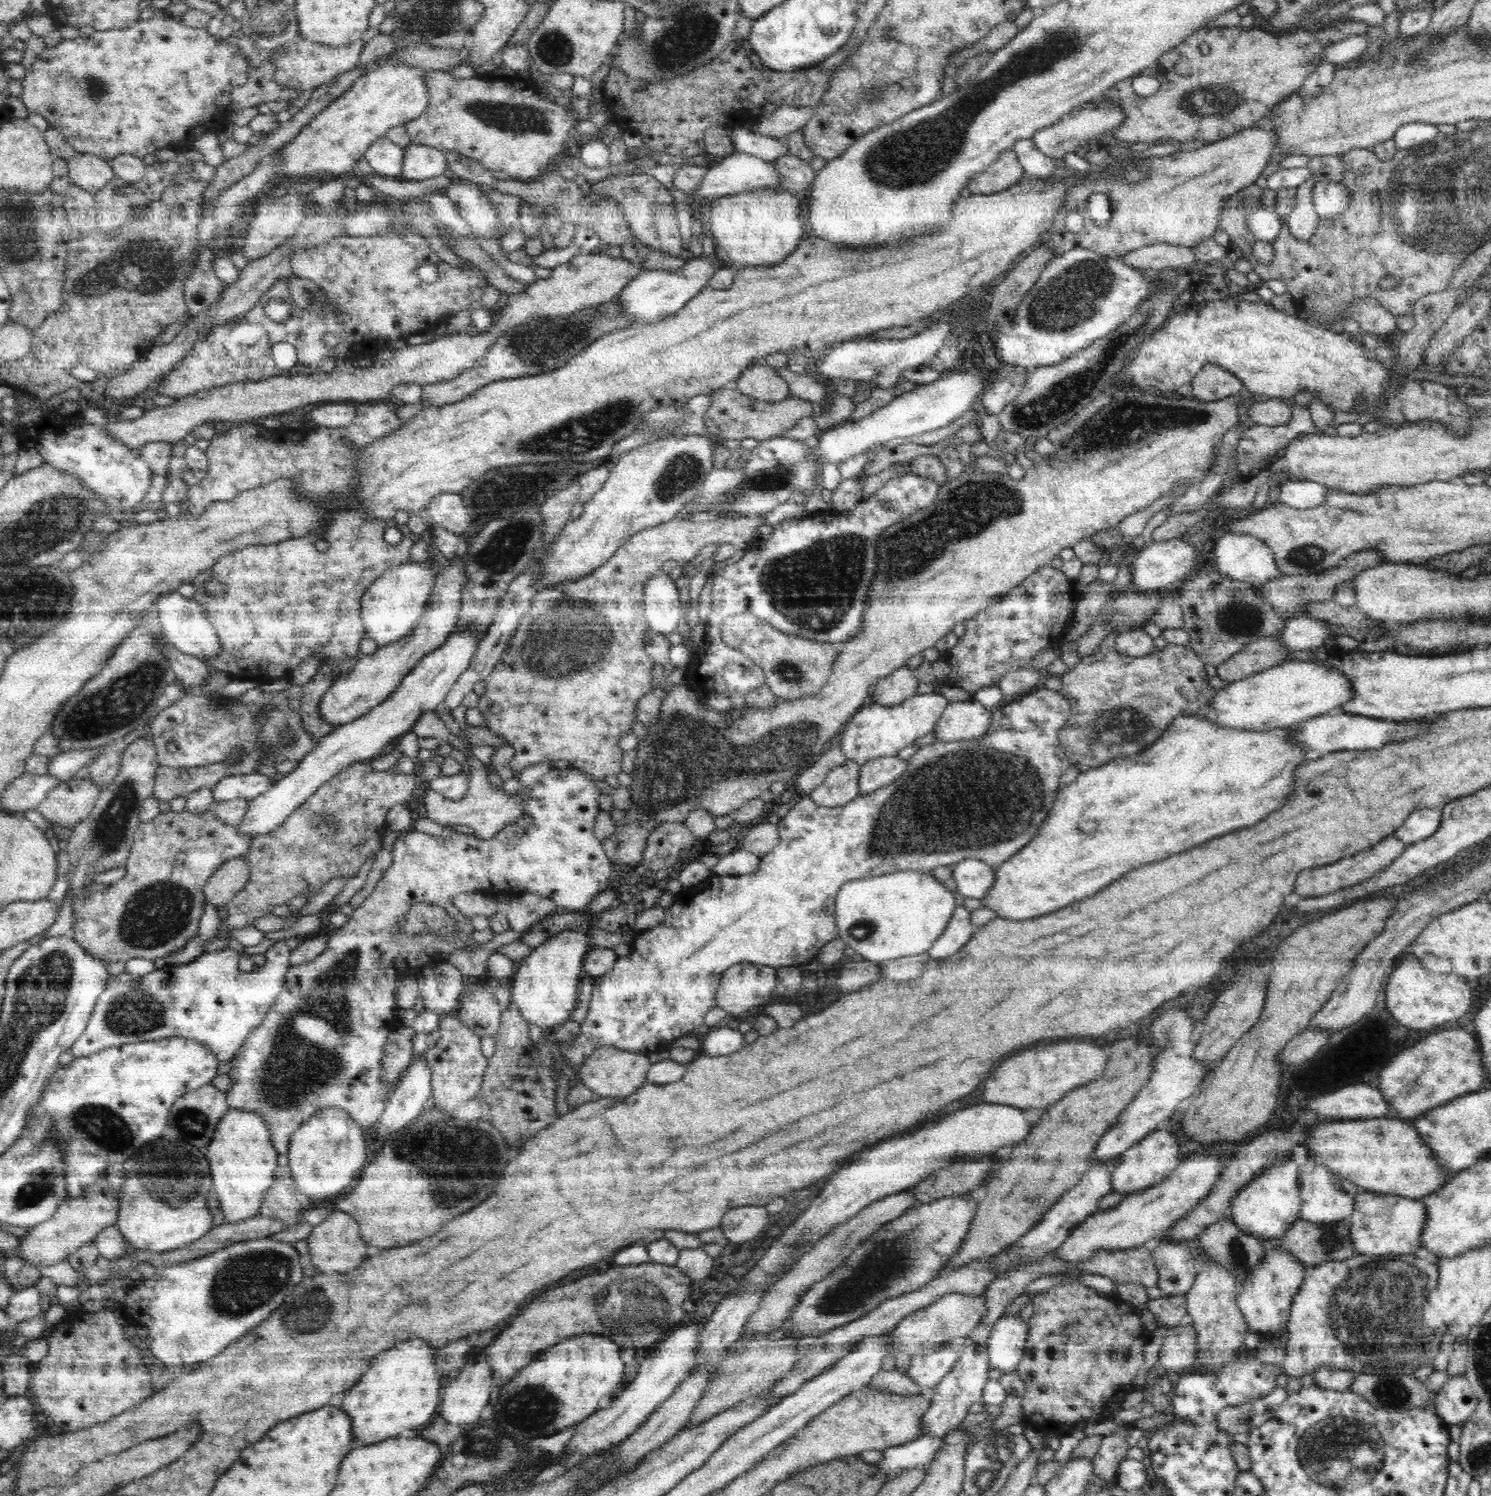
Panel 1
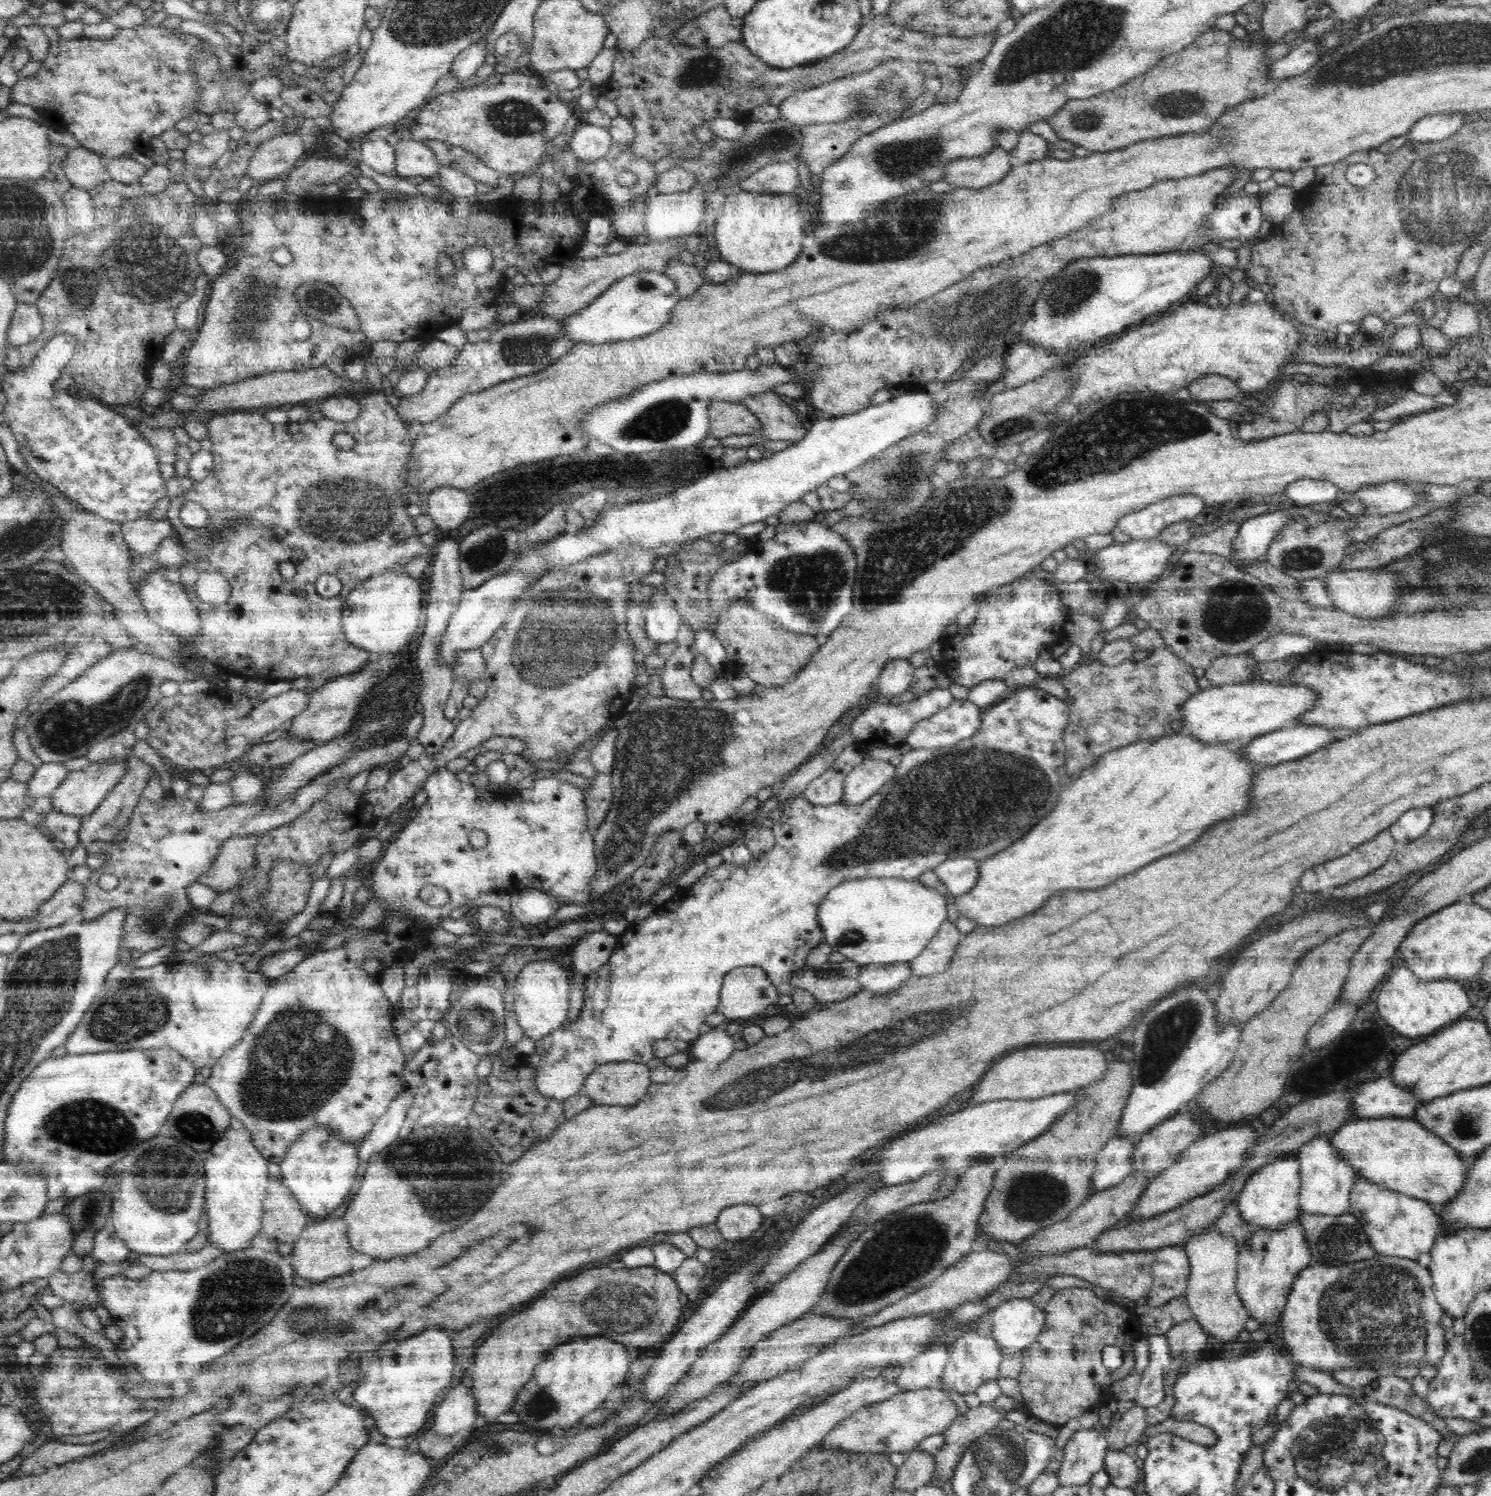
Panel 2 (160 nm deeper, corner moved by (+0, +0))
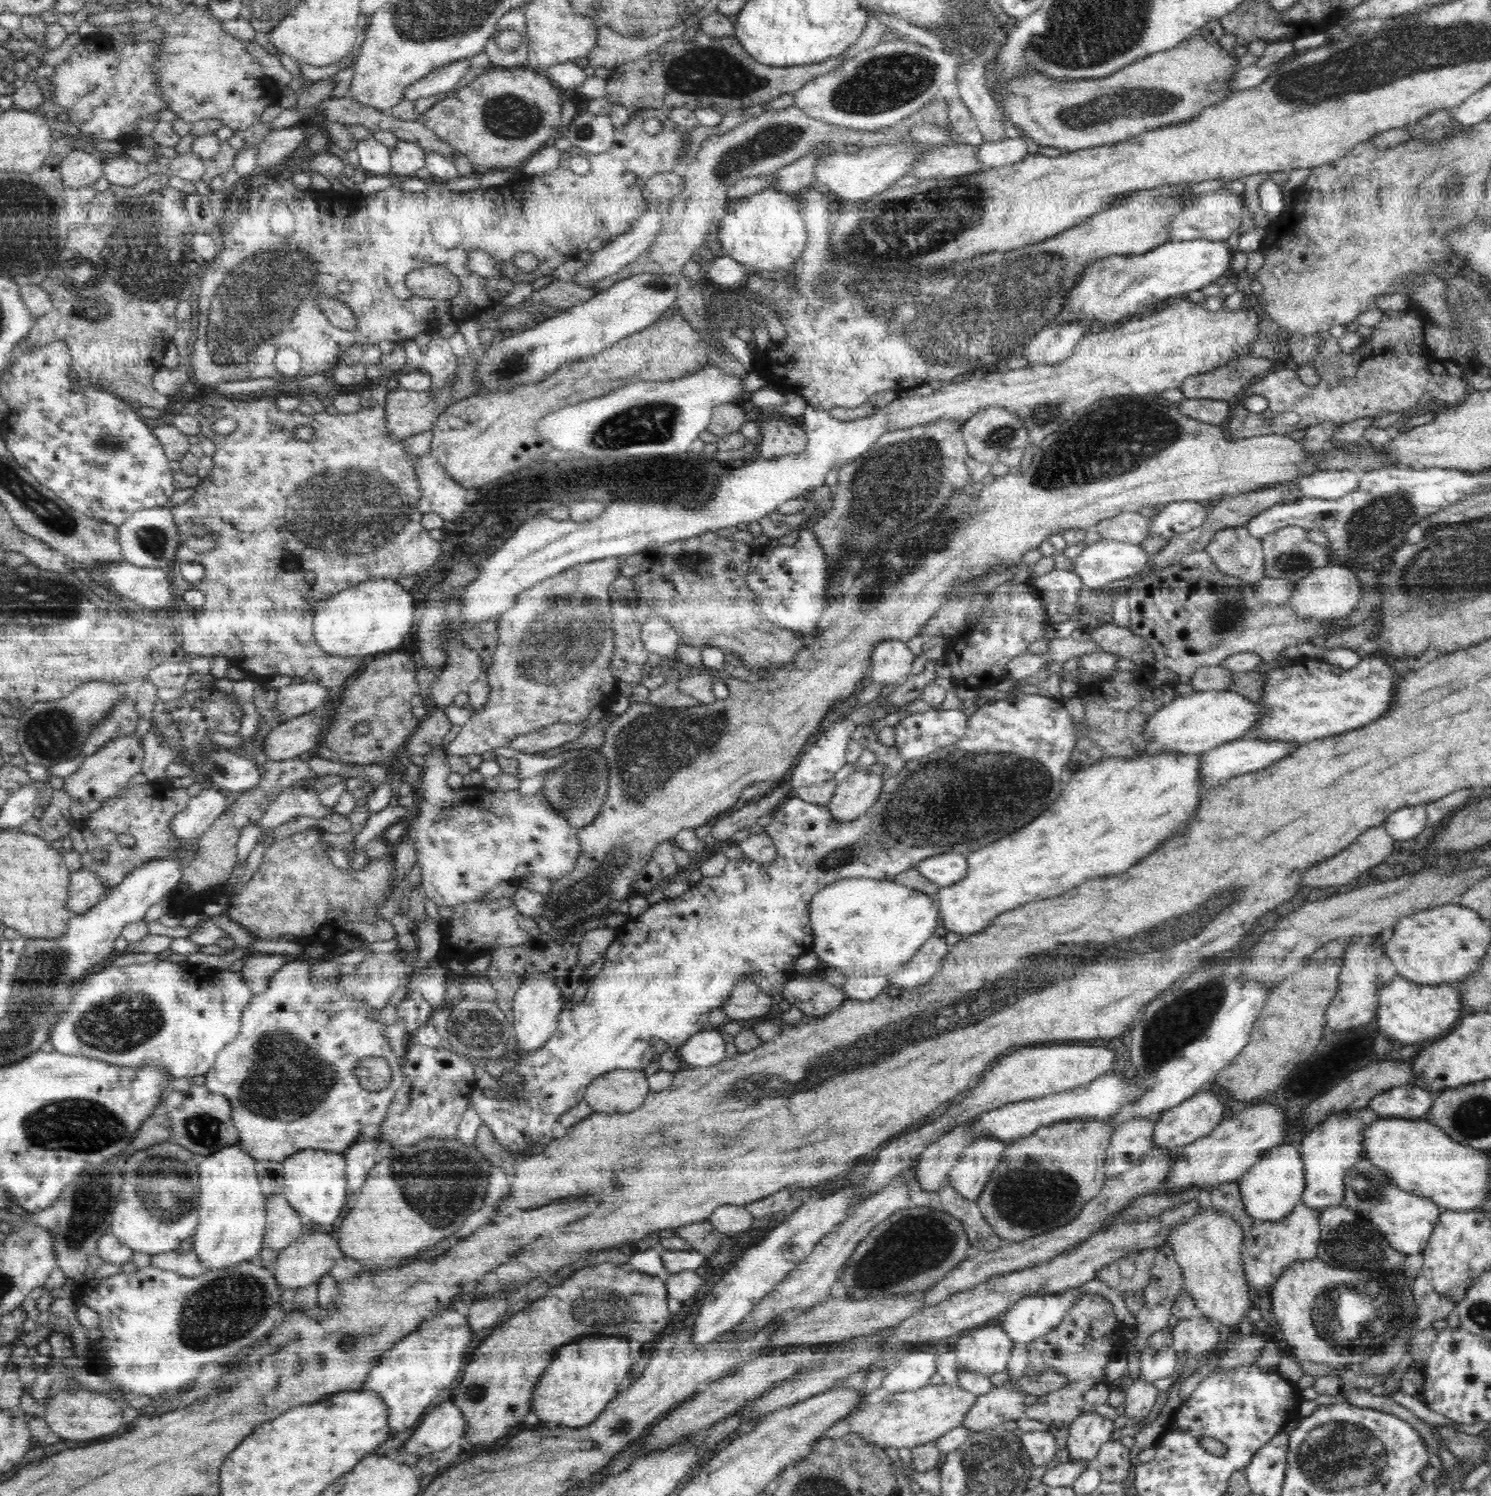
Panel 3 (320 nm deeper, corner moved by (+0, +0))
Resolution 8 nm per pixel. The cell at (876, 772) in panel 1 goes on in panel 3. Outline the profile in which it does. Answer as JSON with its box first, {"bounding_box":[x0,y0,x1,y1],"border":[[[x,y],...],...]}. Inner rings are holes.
{"bounding_box":[825,771,883,822],"border":[[[855,771],[837,786],[832,798],[825,804],[829,814],[838,822],[856,820],[876,804],[883,784],[881,775]]]}

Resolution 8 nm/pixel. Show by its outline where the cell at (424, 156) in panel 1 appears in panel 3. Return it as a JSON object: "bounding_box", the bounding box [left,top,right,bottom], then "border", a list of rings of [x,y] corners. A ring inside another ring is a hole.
{"bounding_box":[390,141,426,176],"border":[[[398,141],[390,152],[391,175],[415,176],[415,172],[425,167],[426,152],[415,143]]]}

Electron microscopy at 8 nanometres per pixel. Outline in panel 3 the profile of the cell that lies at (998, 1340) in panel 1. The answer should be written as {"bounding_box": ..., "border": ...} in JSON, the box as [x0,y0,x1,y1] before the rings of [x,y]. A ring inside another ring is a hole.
{"bounding_box":[999,1288,1083,1344],"border":[[[1071,1288],[1065,1289],[1064,1294],[1053,1293],[1052,1295],[1034,1295],[1021,1298],[1006,1312],[999,1315],[1000,1328],[1007,1332],[1013,1343],[1028,1344],[1033,1340],[1040,1339],[1064,1320],[1068,1310],[1082,1298],[1083,1293],[1081,1289]]]}

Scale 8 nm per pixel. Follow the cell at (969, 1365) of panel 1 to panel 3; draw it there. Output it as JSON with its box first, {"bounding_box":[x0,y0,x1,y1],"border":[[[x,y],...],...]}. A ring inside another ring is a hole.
{"bounding_box":[955,1326,1013,1374],"border":[[[998,1326],[978,1327],[971,1329],[969,1336],[964,1336],[955,1344],[956,1369],[960,1371],[972,1371],[972,1373],[991,1374],[1002,1372],[1008,1364],[1013,1348],[1013,1340],[1008,1337],[1007,1332]]]}

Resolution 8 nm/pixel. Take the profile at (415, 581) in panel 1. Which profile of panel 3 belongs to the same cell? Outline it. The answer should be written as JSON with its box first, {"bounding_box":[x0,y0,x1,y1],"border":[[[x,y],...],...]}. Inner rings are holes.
{"bounding_box":[313,580,415,657],"border":[[[367,580],[337,592],[326,600],[314,601],[313,638],[326,654],[363,657],[388,652],[402,645],[404,638],[415,630],[414,598],[394,580]]]}

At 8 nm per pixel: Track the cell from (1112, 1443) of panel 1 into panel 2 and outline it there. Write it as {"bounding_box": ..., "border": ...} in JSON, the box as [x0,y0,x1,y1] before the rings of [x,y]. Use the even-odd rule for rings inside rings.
{"bounding_box":[1106,1403,1148,1450],"border":[[[1136,1403],[1121,1414],[1120,1420],[1112,1420],[1106,1430],[1107,1449],[1124,1450],[1127,1445],[1136,1445],[1148,1426],[1146,1409]]]}

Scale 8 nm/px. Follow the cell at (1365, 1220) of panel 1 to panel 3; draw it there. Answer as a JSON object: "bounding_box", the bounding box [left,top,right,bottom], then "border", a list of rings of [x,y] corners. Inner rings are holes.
{"bounding_box":[1342,1152,1441,1254],"border":[[[1364,1152],[1347,1172],[1344,1190],[1345,1197],[1342,1205],[1370,1219],[1378,1230],[1386,1235],[1390,1246],[1404,1254],[1418,1254],[1424,1250],[1441,1215],[1436,1203],[1428,1197],[1413,1195],[1400,1189],[1386,1175],[1386,1171],[1376,1167],[1372,1161],[1368,1161]]]}

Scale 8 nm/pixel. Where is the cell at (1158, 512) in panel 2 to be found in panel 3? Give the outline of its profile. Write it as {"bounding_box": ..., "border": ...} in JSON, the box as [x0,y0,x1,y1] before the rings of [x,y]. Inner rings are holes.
{"bounding_box":[1092,512,1154,545],"border":[[[1122,512],[1114,518],[1100,520],[1092,529],[1102,539],[1139,545],[1149,536],[1149,524],[1154,517],[1141,516],[1139,512]]]}

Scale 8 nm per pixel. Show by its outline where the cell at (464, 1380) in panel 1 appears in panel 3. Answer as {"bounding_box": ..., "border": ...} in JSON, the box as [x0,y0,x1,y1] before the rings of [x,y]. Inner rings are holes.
{"bounding_box":[404,1402,465,1460],"border":[[[444,1402],[424,1417],[410,1440],[404,1444],[404,1452],[419,1460],[424,1459],[458,1442],[464,1430],[465,1420],[460,1408],[452,1402]]]}

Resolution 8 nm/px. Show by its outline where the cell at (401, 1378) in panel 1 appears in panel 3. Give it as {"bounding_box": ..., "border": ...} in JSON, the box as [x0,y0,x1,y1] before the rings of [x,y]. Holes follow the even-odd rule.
{"bounding_box":[364,1310,472,1432],"border":[[[448,1310],[424,1322],[418,1330],[404,1336],[380,1356],[376,1368],[372,1368],[368,1380],[364,1382],[364,1390],[374,1390],[384,1398],[392,1431],[403,1432],[416,1426],[426,1414],[426,1407],[432,1406],[434,1398],[445,1397],[440,1394],[456,1380],[456,1376],[460,1376],[464,1360],[468,1360],[468,1348],[472,1348],[468,1318],[456,1310]]]}

